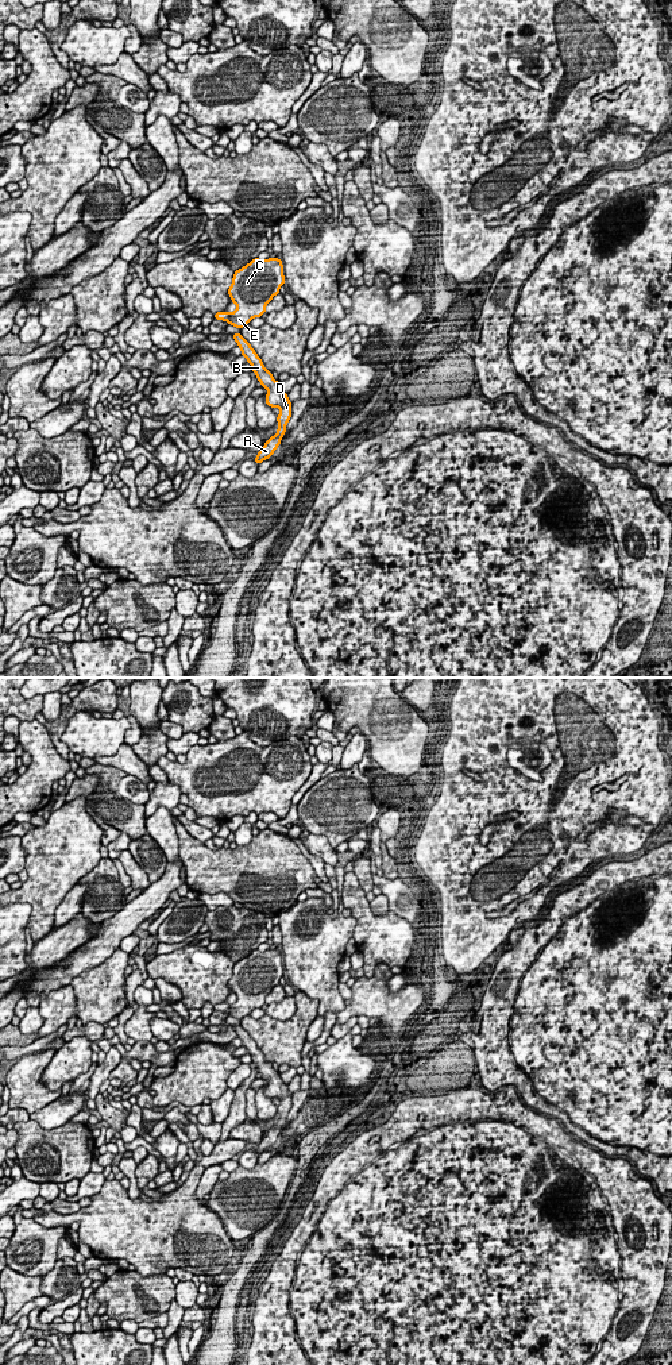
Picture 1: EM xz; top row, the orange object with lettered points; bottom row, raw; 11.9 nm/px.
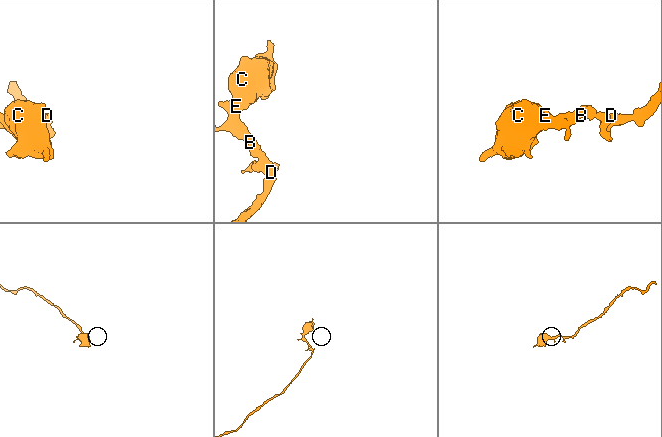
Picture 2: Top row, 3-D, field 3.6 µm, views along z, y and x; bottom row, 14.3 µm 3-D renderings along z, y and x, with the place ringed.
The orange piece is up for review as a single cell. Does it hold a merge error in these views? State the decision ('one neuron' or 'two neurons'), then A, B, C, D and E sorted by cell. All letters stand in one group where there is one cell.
one neuron | A B C D E

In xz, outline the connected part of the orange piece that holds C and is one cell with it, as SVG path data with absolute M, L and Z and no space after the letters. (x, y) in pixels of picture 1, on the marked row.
M278 258L252 259L248 265L235 271L228 294L236 304L235 312L217 312L216 320L243 328L254 317L266 312L266 305L279 293L285 284L283 265Z

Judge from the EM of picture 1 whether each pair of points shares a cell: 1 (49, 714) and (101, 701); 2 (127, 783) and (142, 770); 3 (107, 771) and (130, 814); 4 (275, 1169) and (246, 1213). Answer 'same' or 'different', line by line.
1: different
2: different
3: same
4: same

